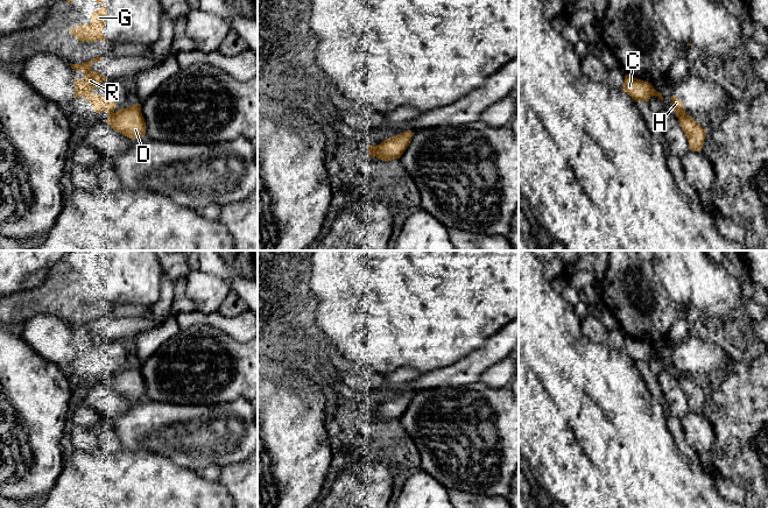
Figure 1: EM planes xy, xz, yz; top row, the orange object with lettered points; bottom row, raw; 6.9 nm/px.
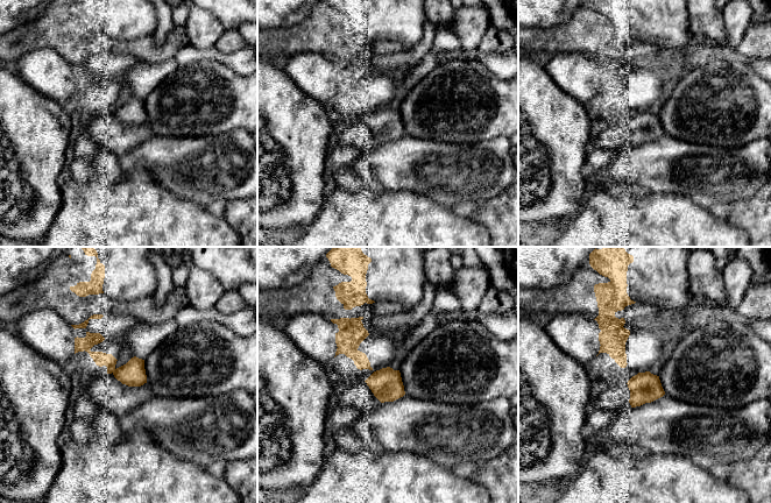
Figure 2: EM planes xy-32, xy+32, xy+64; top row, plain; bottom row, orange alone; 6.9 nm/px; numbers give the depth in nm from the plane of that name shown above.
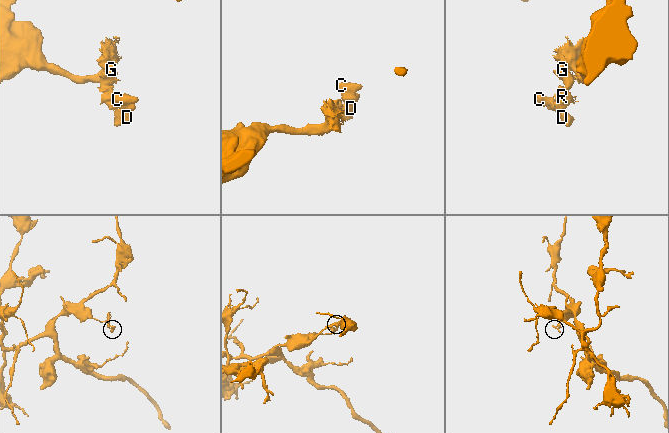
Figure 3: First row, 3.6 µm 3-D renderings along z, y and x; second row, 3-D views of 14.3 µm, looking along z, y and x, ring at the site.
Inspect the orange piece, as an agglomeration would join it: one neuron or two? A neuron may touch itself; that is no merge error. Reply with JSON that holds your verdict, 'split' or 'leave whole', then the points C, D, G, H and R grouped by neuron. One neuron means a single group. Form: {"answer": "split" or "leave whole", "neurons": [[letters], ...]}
{"answer": "split", "neurons": [["C", "D"], ["G", "H", "R"]]}

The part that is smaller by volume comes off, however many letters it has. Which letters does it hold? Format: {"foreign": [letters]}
{"foreign": ["C", "D"]}

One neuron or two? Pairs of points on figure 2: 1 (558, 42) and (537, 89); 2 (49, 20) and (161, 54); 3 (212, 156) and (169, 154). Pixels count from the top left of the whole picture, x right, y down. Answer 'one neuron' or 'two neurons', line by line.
1: two neurons
2: one neuron
3: one neuron

